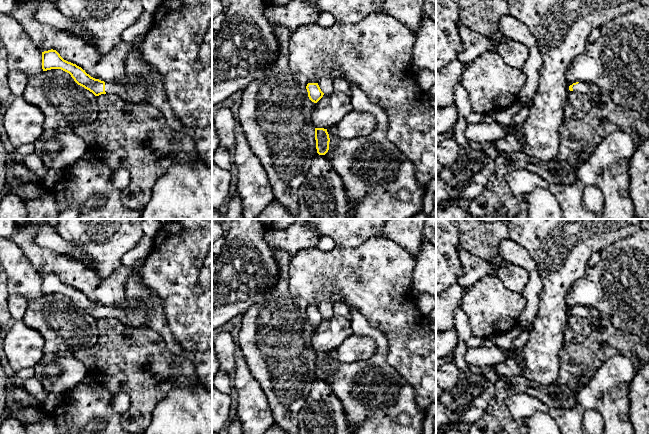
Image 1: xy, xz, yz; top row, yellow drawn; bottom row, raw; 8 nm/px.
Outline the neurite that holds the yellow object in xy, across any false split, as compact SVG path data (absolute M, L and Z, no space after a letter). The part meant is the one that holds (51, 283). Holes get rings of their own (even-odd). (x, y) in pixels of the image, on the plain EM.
M142 258L133 266L134 270L126 281L125 286L125 303L119 307L104 306L91 301L81 291L64 284L56 274L42 276L42 293L43 295L51 293L61 293L71 299L74 305L92 316L95 320L111 317L117 318L121 323L130 327L149 327L161 335L166 343L167 348L175 355L187 358L193 365L198 376L199 382L207 389L212 390L212 350L202 352L186 351L174 337L165 318L163 303L161 299L150 289L139 284L137 270L144 263Z

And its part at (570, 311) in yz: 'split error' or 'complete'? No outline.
split error

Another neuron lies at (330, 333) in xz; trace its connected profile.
M334 315L331 319L323 319L316 327L311 341L316 352L328 353L353 334L350 321Z

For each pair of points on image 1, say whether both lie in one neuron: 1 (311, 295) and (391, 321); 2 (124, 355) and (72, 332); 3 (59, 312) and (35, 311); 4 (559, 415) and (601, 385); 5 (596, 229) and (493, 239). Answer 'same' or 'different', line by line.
1: same
2: different
3: same
4: same
5: different

